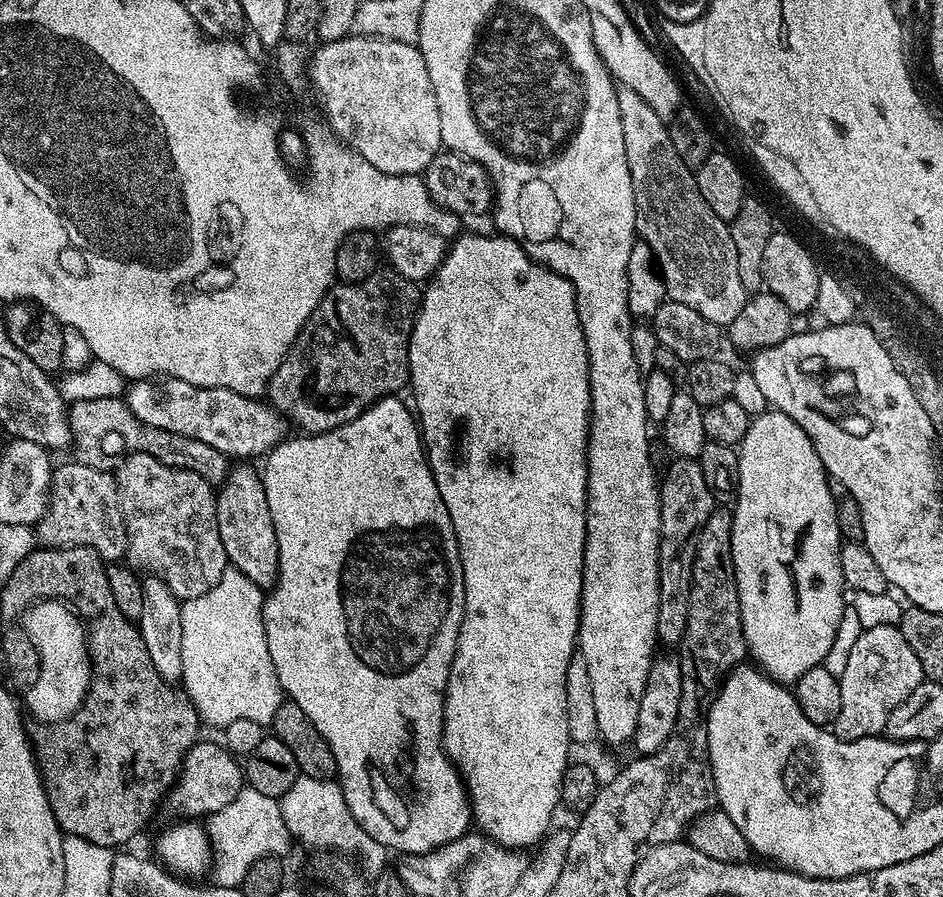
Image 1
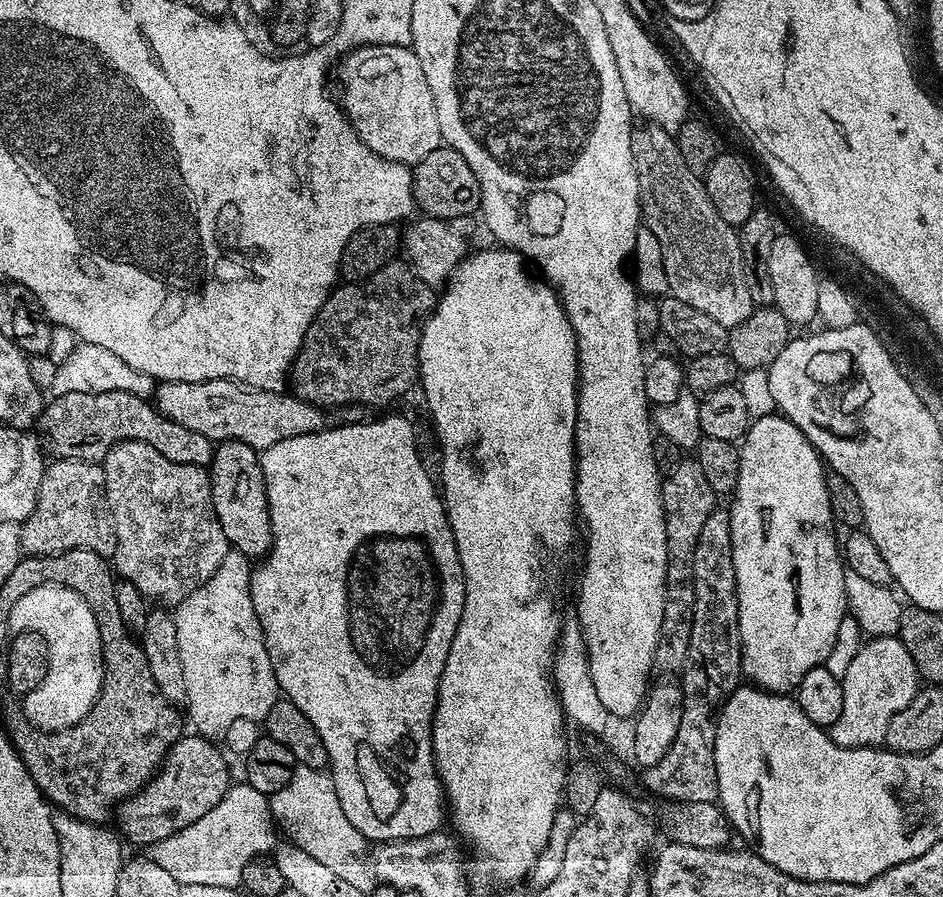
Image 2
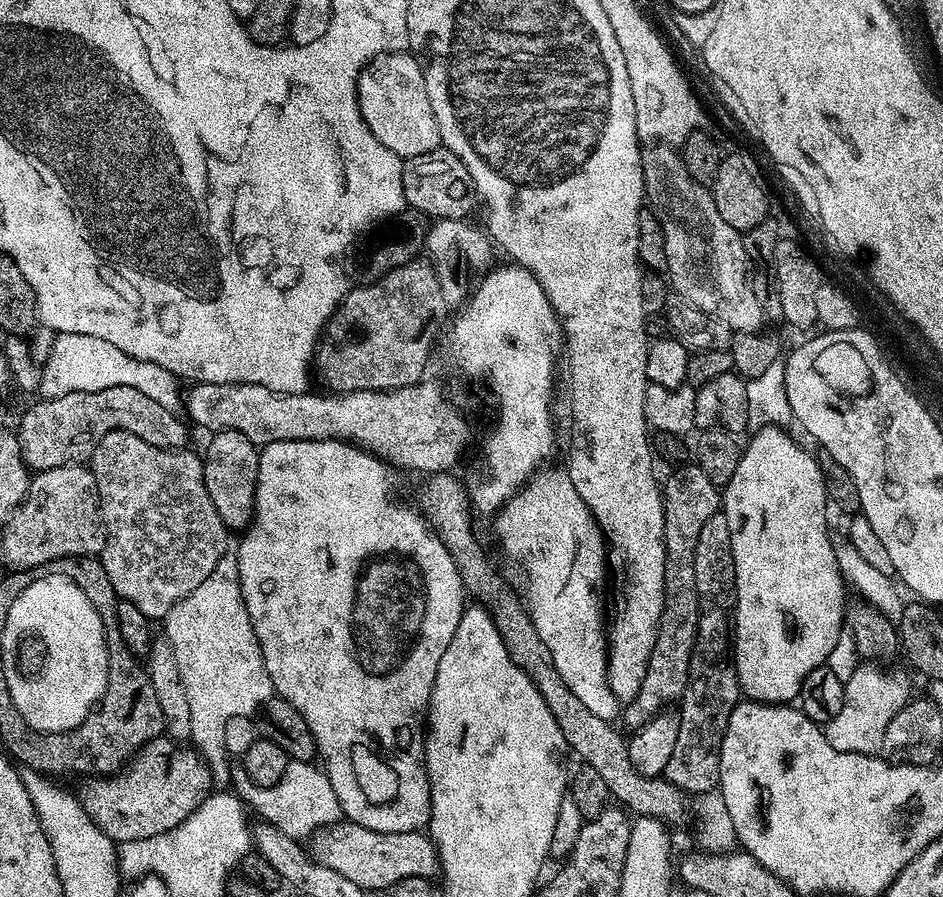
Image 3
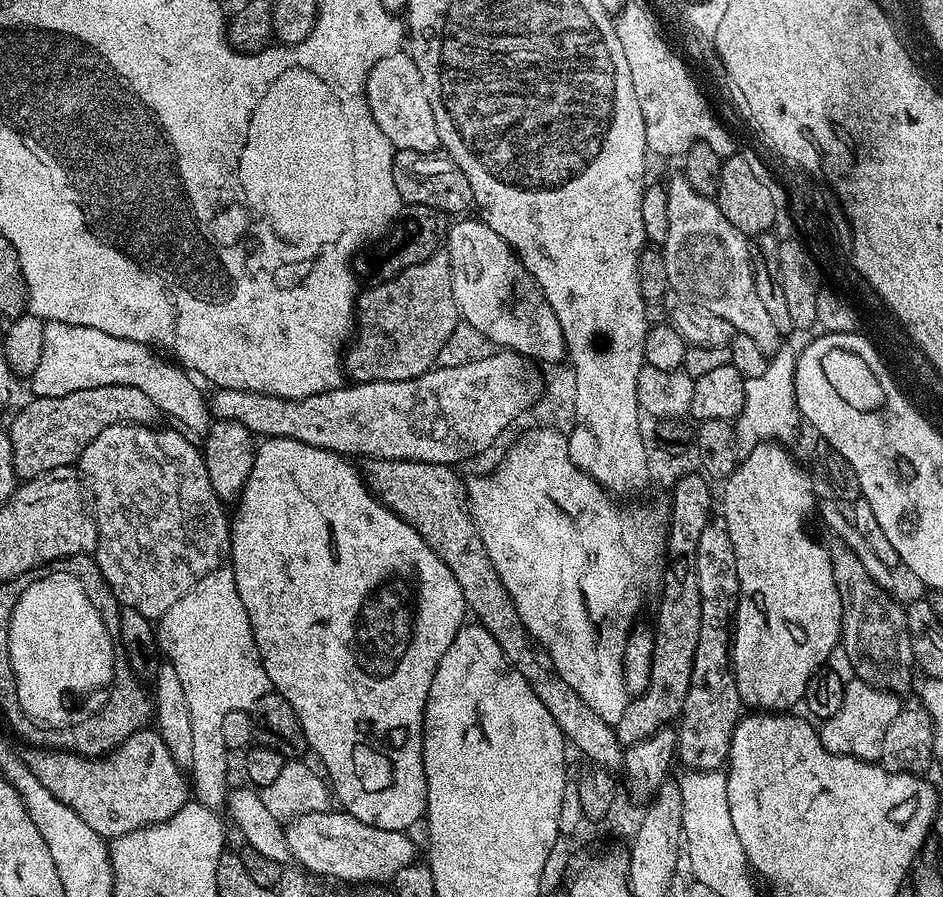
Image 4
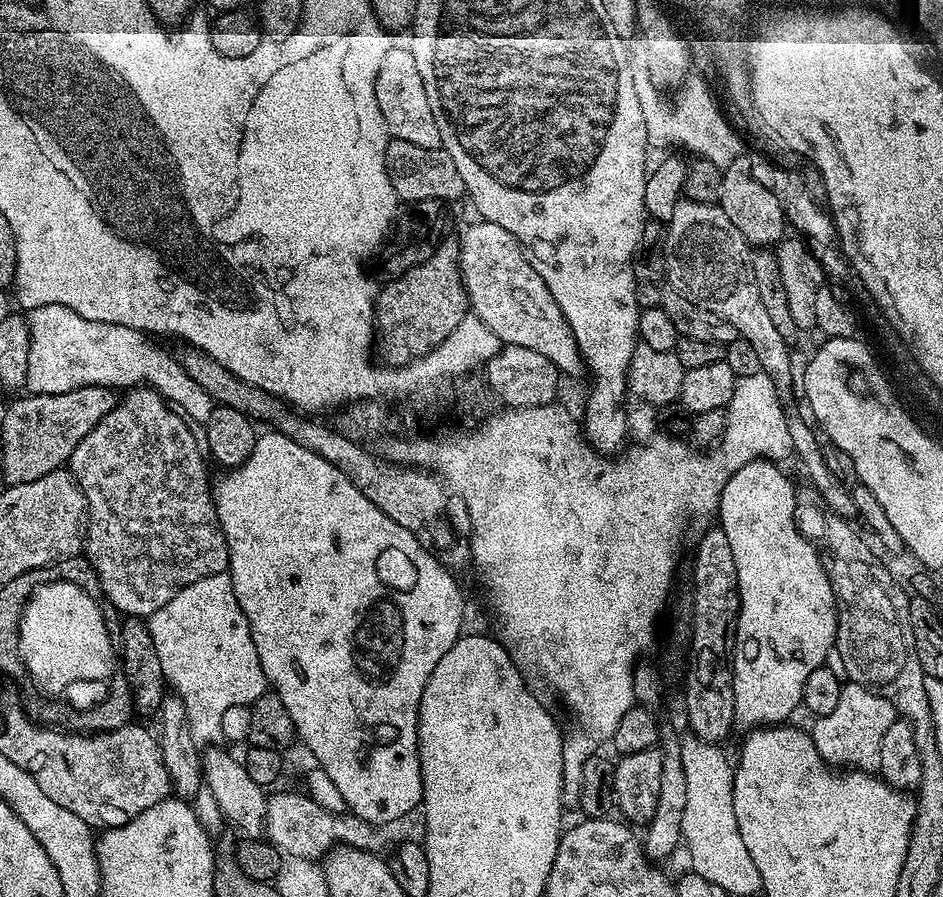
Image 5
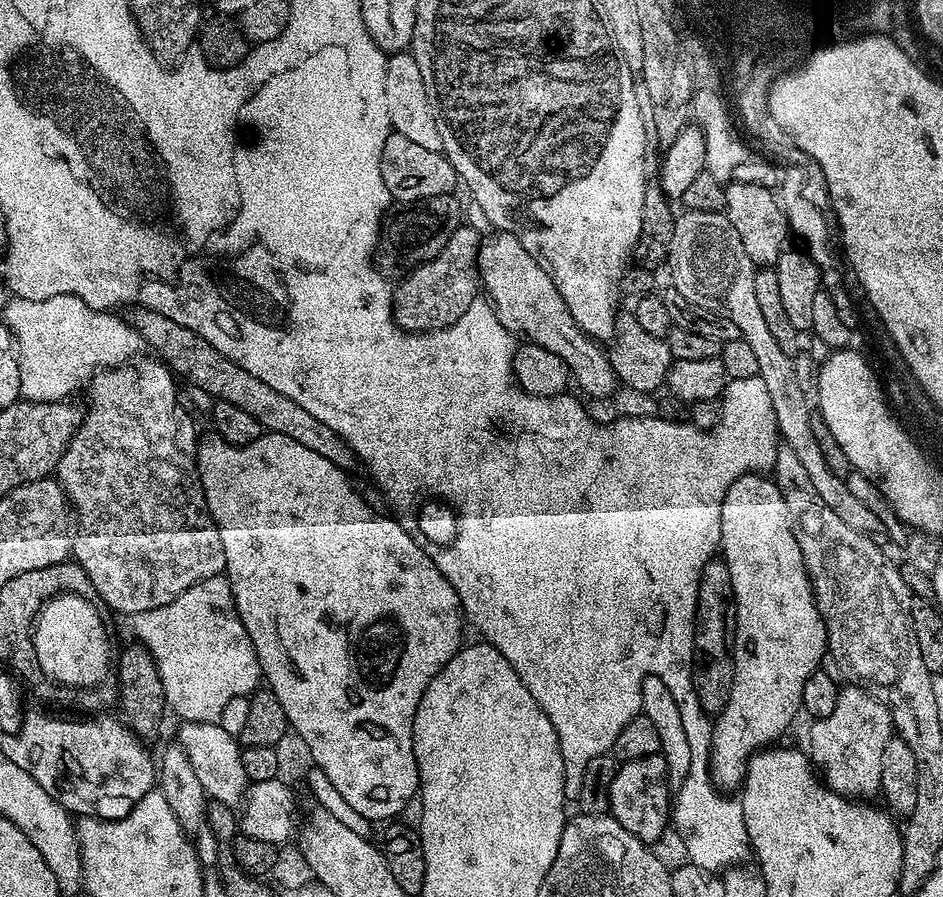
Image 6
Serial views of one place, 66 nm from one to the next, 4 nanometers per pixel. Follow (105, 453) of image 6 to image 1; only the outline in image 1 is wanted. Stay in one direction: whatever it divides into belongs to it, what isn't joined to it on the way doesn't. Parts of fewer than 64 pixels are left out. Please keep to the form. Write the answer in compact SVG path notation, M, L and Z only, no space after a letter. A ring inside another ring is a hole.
M133 452L131 456L125 456L114 475L128 535L127 563L136 570L145 568L145 573L166 582L166 586L170 586L172 593L182 602L198 598L198 594L206 594L206 590L215 586L218 578L222 578L222 574L230 566L228 555L222 546L222 534L218 534L216 492L213 485L190 470L171 468L145 452Z

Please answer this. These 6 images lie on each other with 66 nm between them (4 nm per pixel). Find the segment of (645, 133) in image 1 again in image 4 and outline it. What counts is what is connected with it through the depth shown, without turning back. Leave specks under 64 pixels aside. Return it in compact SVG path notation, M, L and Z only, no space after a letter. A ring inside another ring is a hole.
M676 174L666 180L666 198L670 234L662 245L662 255L671 291L685 296L702 310L710 310L710 314L718 314L718 318L726 318L726 322L730 322L730 326L734 326L739 335L752 339L758 345L758 350L769 354L776 352L780 349L782 338L766 314L765 307L761 305L755 289L754 270L748 249L749 237L729 222L713 197L695 192L683 174Z

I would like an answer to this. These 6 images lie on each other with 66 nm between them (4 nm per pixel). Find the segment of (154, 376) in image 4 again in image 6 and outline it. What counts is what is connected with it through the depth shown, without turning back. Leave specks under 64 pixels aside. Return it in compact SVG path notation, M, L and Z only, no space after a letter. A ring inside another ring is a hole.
M58 294L58 298L45 300L9 299L4 308L3 323L7 325L16 345L18 374L21 375L20 395L34 402L67 401L76 387L87 385L88 381L101 370L111 370L135 361L145 347L140 334L132 329L127 319L119 320L119 315L111 311L95 312L82 298L70 294Z

